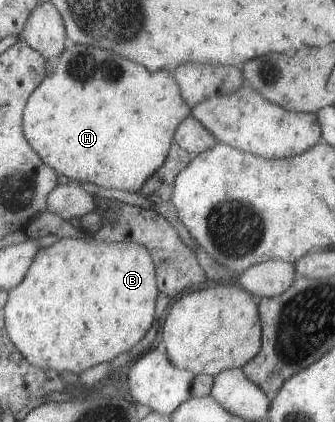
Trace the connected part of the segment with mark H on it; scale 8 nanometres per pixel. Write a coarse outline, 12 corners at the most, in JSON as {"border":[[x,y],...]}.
{"border":[[72,43],[29,96],[29,145],[136,192],[191,115],[172,73]]}

